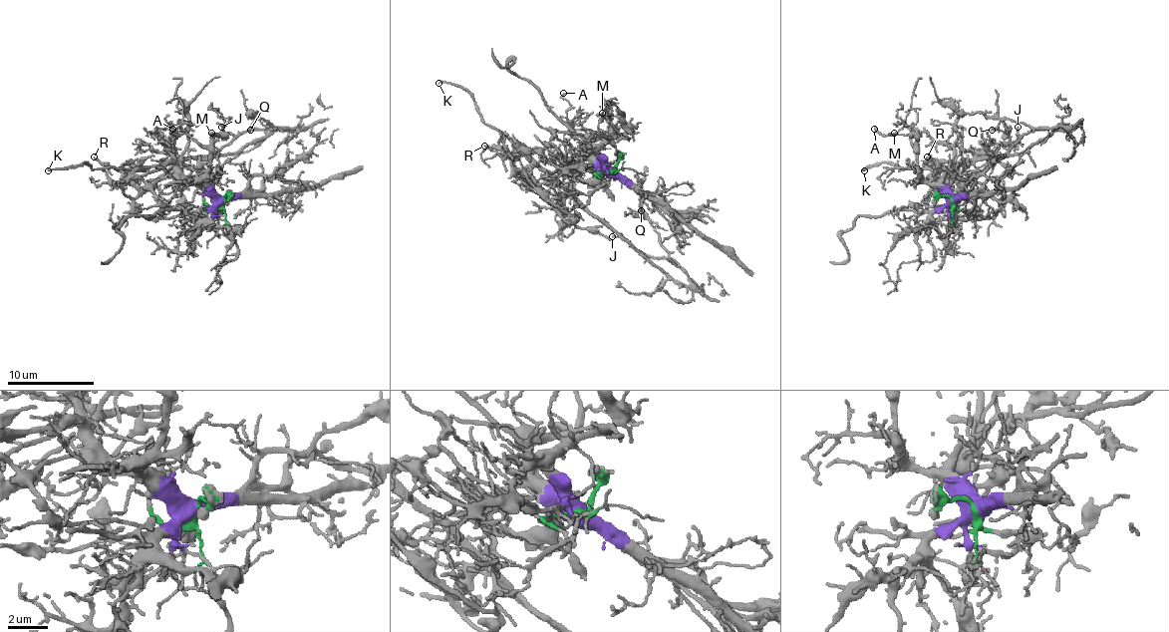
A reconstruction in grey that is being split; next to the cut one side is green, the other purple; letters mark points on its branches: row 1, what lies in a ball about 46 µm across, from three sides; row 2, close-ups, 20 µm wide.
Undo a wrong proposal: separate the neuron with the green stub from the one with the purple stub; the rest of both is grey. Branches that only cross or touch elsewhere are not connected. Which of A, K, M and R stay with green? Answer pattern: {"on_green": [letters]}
{"on_green": ["K", "R"]}

